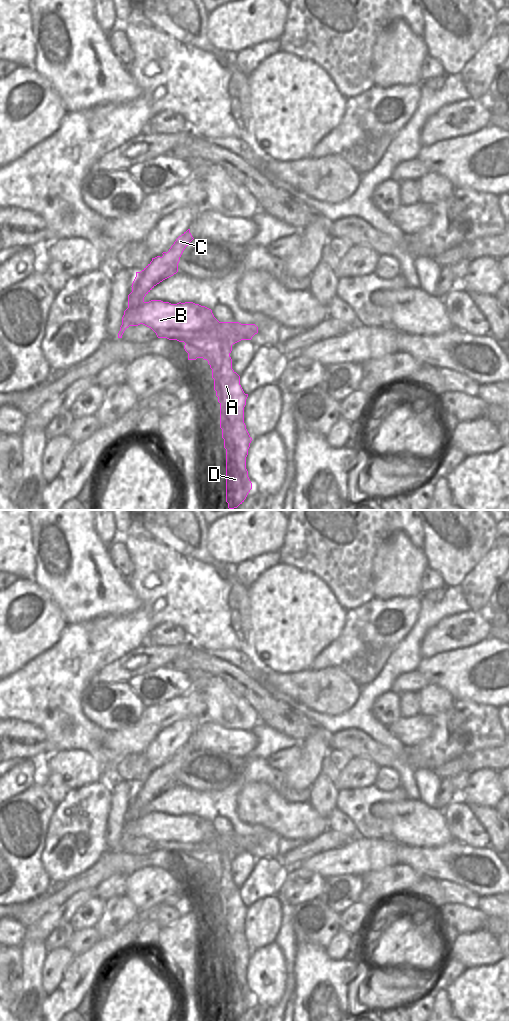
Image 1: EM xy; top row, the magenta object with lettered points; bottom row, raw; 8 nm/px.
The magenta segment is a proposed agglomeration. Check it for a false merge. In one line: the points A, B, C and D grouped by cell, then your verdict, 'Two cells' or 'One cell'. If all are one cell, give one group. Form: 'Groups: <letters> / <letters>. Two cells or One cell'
Groups: A B D / C. Two cells

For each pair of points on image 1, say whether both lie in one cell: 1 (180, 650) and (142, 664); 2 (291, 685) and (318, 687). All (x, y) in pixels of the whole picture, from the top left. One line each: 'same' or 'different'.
1: same
2: same

